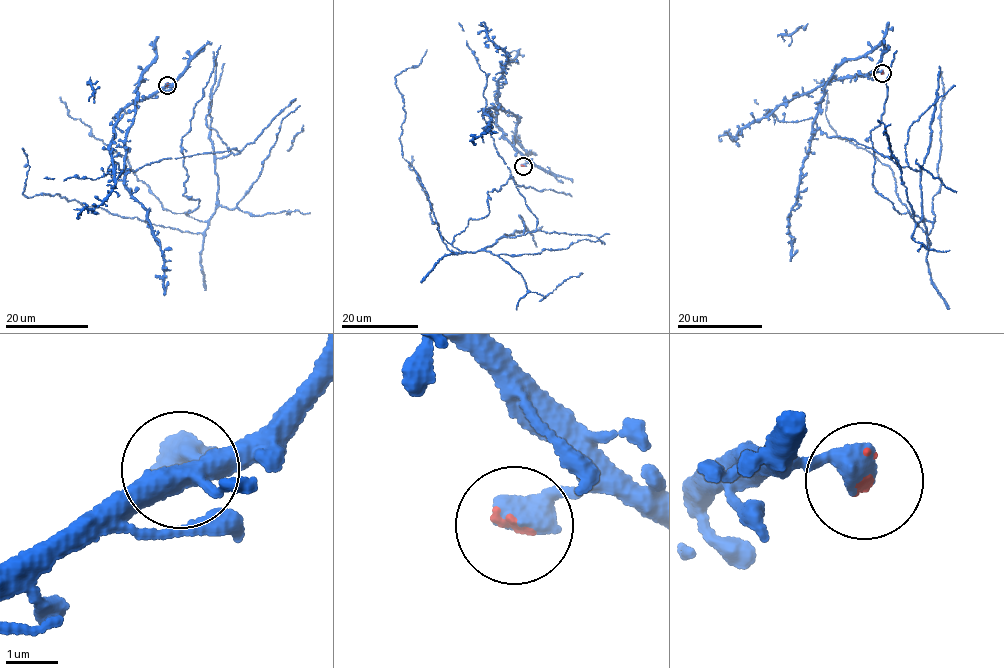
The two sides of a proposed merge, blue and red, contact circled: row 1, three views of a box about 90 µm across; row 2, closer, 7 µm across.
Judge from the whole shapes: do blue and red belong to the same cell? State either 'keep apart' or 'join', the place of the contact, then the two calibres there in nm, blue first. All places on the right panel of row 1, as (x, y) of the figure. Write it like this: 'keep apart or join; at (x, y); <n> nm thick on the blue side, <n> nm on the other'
join; at (882, 73); 600 nm thick on the blue side, 110 nm on the other

